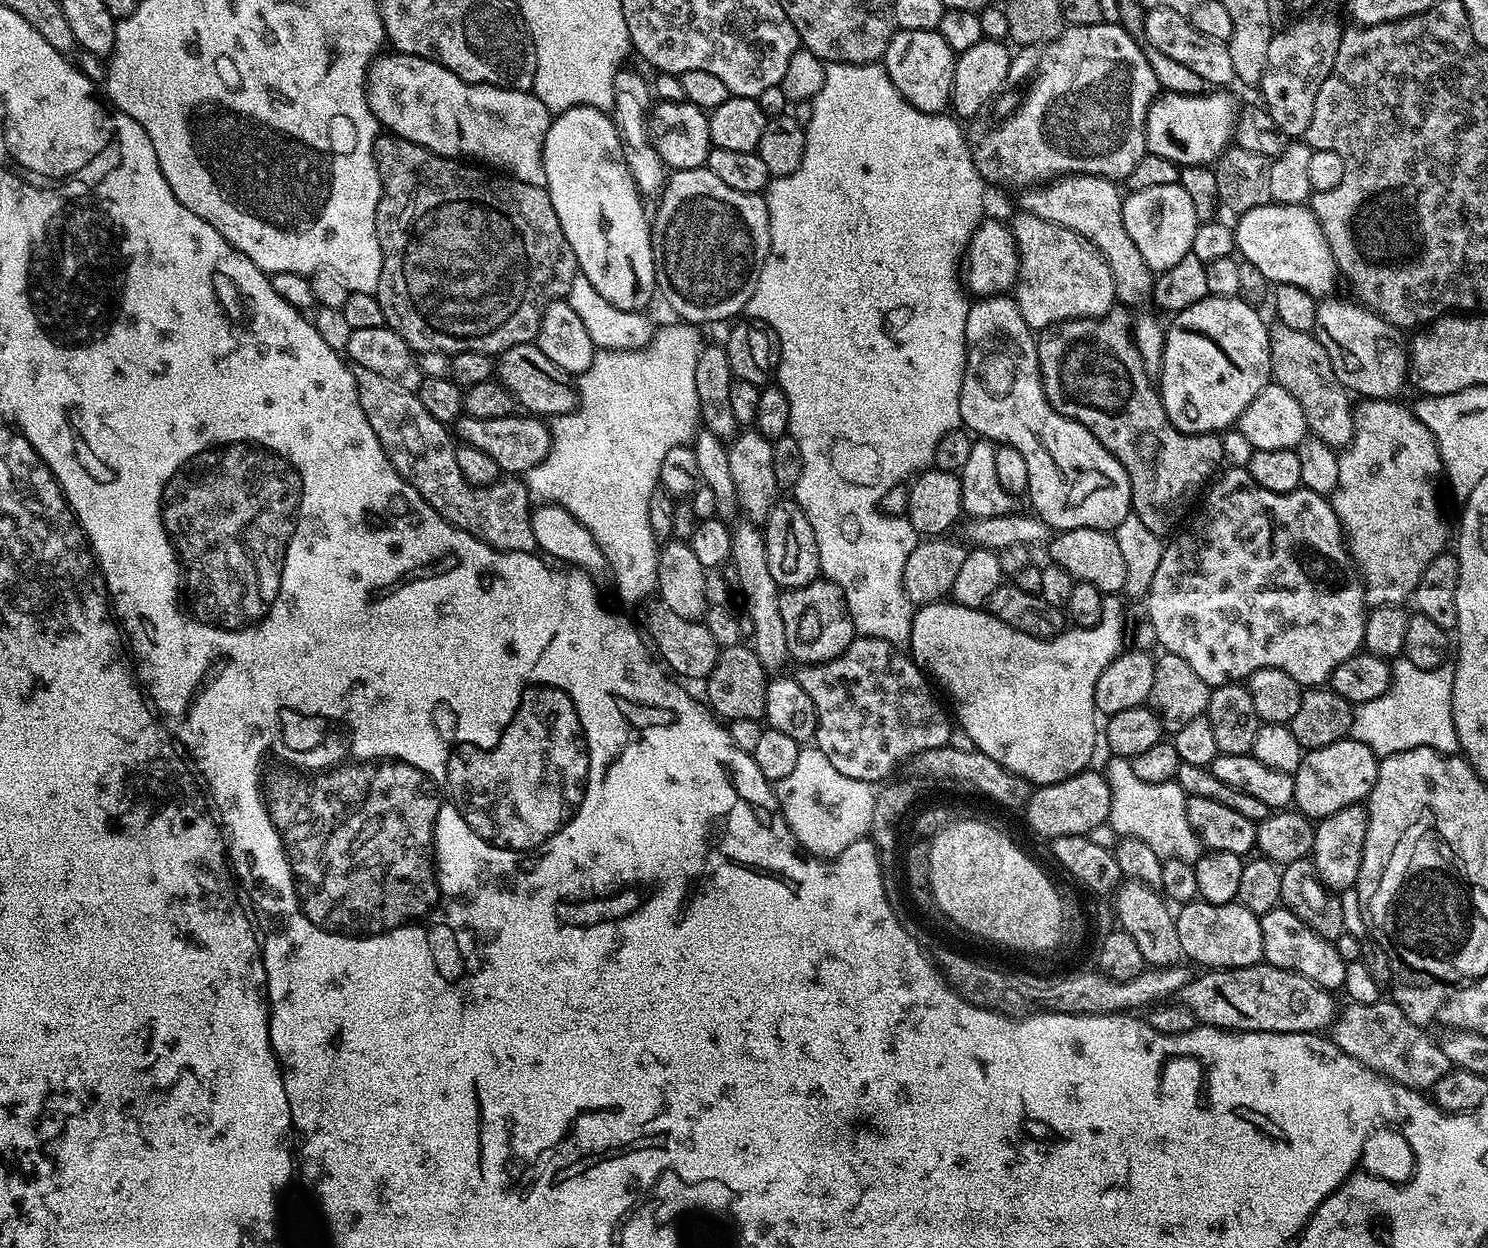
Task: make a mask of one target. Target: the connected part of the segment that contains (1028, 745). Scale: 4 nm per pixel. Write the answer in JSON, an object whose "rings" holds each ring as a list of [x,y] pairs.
{"rings":[[[1105,595],[1104,617],[1095,626],[1068,626],[1064,631],[1045,638],[1006,626],[1006,622],[994,618],[984,608],[971,608],[948,598],[936,600],[933,604],[919,605],[912,613],[910,655],[917,664],[927,669],[935,683],[937,680],[944,687],[941,689],[947,696],[956,699],[964,719],[958,727],[959,731],[974,738],[975,751],[994,758],[994,762],[1026,778],[1033,786],[1062,782],[1085,771],[1096,752],[1098,713],[1094,686],[1098,678],[1102,678],[1102,666],[1112,661],[1102,656],[1102,650],[1106,654],[1122,650],[1122,646],[1106,646],[1119,644],[1108,642],[1112,636],[1126,636],[1126,620],[1114,620],[1114,612],[1121,607],[1121,601],[1115,595]]]}

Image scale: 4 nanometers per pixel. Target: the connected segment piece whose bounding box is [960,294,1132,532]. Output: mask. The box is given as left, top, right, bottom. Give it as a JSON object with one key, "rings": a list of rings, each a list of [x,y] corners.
{"rings":[[[1011,295],[977,299],[968,309],[964,327],[964,345],[968,353],[964,363],[964,377],[960,391],[960,419],[967,431],[997,445],[1009,444],[1022,454],[1026,470],[1030,470],[1030,482],[1026,493],[1040,519],[1053,530],[1065,532],[1079,528],[1093,528],[1112,532],[1132,512],[1132,491],[1126,470],[1078,422],[1066,418],[1046,398],[1044,383],[1040,377],[1040,363],[1036,349],[1034,329],[1026,326],[1020,308]]]}

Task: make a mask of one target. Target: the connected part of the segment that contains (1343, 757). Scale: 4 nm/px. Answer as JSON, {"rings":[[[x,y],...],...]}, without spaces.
{"rings":[[[1354,739],[1339,740],[1330,746],[1309,748],[1305,751],[1298,770],[1292,773],[1294,778],[1295,811],[1318,822],[1334,810],[1342,810],[1351,804],[1367,801],[1370,790],[1378,778],[1380,760],[1362,742]]]}

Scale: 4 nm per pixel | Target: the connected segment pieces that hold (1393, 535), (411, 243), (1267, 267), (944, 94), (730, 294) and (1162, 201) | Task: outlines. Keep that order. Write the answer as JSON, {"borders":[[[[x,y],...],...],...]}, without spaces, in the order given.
{"borders":[[[[1392,398],[1365,399],[1355,405],[1356,434],[1347,450],[1339,455],[1338,486],[1330,497],[1332,509],[1344,527],[1349,551],[1364,577],[1366,599],[1372,606],[1403,605],[1404,599],[1415,593],[1422,574],[1426,574],[1426,566],[1449,547],[1448,528],[1444,525],[1440,500],[1436,497],[1436,479],[1441,479],[1444,470],[1440,448],[1415,411],[1396,403],[1400,402]]],[[[381,134],[376,137],[376,165],[380,175],[380,201],[376,211],[376,233],[380,249],[384,255],[406,254],[404,256],[406,282],[408,282],[408,288],[410,288],[416,304],[428,316],[428,320],[434,322],[436,326],[440,326],[442,330],[448,330],[452,336],[462,336],[466,342],[462,342],[460,346],[466,346],[466,352],[499,354],[510,346],[533,343],[542,326],[544,311],[555,300],[567,297],[570,282],[574,282],[574,278],[578,274],[574,250],[570,250],[570,242],[566,242],[566,234],[562,234],[558,214],[554,214],[554,206],[550,202],[547,188],[530,186],[521,180],[512,179],[511,176],[493,174],[483,167],[473,166],[471,163],[461,162],[456,158],[439,156],[406,138],[391,134]]],[[[1263,204],[1254,210],[1239,213],[1237,224],[1234,224],[1236,234],[1236,252],[1245,261],[1252,263],[1265,275],[1273,285],[1293,284],[1306,290],[1312,296],[1324,298],[1338,284],[1338,273],[1334,256],[1326,242],[1324,227],[1316,221],[1316,215],[1311,207],[1302,204]]],[[[906,30],[893,31],[890,42],[884,51],[882,61],[890,82],[919,112],[943,113],[949,107],[952,95],[952,79],[956,69],[957,53],[946,46],[946,38],[940,31]]],[[[708,167],[702,168],[691,168],[690,170],[676,170],[667,177],[662,197],[659,199],[660,209],[657,210],[656,216],[654,212],[654,219],[651,221],[650,227],[652,230],[652,257],[656,263],[656,286],[659,292],[659,295],[662,297],[664,295],[664,300],[677,312],[679,319],[681,321],[687,322],[693,326],[705,326],[704,324],[712,324],[715,320],[728,320],[731,321],[733,318],[731,316],[736,316],[739,312],[743,313],[747,309],[748,303],[750,302],[750,294],[754,294],[754,286],[758,282],[758,274],[762,270],[764,265],[764,260],[768,256],[768,251],[770,250],[770,222],[768,221],[768,202],[763,195],[757,194],[755,192],[743,192],[742,190],[733,190],[731,186],[726,186],[726,182],[721,182],[713,172],[709,170]]],[[[1178,183],[1128,192],[1123,202],[1122,222],[1126,226],[1126,234],[1138,248],[1138,254],[1142,254],[1146,266],[1156,274],[1171,273],[1178,262],[1182,262],[1182,258],[1186,258],[1192,251],[1198,221],[1190,195]]]]}

